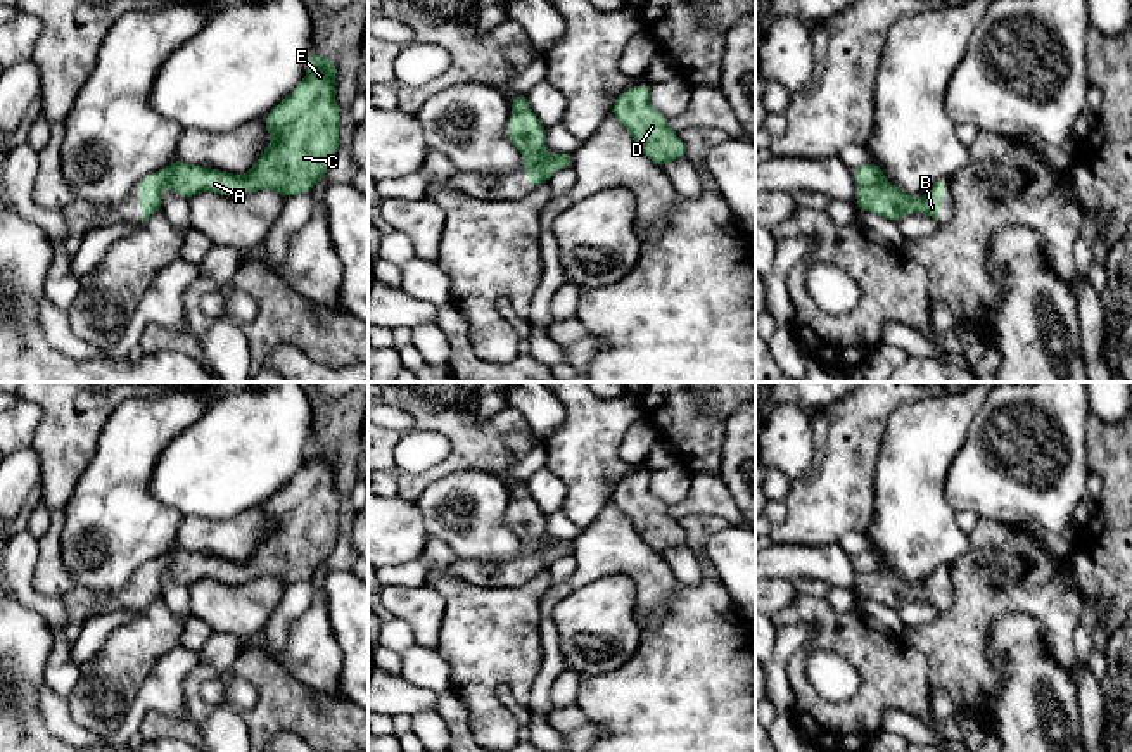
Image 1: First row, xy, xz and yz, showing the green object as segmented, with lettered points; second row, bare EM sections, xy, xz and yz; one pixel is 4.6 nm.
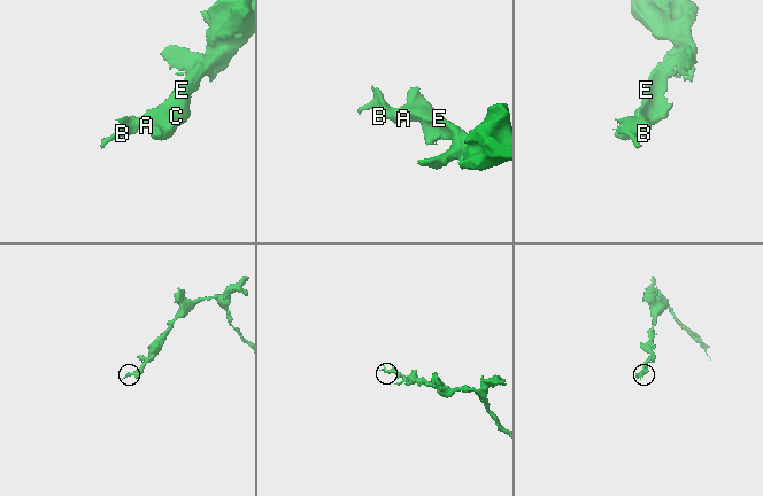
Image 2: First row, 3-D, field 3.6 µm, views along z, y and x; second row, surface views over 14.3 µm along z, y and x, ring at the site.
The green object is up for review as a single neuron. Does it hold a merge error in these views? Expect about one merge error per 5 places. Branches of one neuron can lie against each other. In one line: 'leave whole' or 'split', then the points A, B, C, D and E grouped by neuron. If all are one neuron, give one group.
leave whole; A B C D E

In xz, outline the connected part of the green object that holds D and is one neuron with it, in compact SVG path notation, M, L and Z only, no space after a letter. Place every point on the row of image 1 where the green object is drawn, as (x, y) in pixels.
M650 85L626 88L612 104L615 119L631 133L638 149L655 164L686 157L679 135L650 104Z

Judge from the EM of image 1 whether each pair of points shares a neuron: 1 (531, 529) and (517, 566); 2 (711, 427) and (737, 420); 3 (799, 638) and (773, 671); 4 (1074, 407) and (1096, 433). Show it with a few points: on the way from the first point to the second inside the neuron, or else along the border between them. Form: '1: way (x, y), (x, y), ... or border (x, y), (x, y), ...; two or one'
1: way (531, 538), (531, 552), (526, 557); one
2: border (737, 405), (724, 419), (721, 464); two
3: way (790, 647), (778, 662); one
4: border (1089, 415), (1086, 462); two

